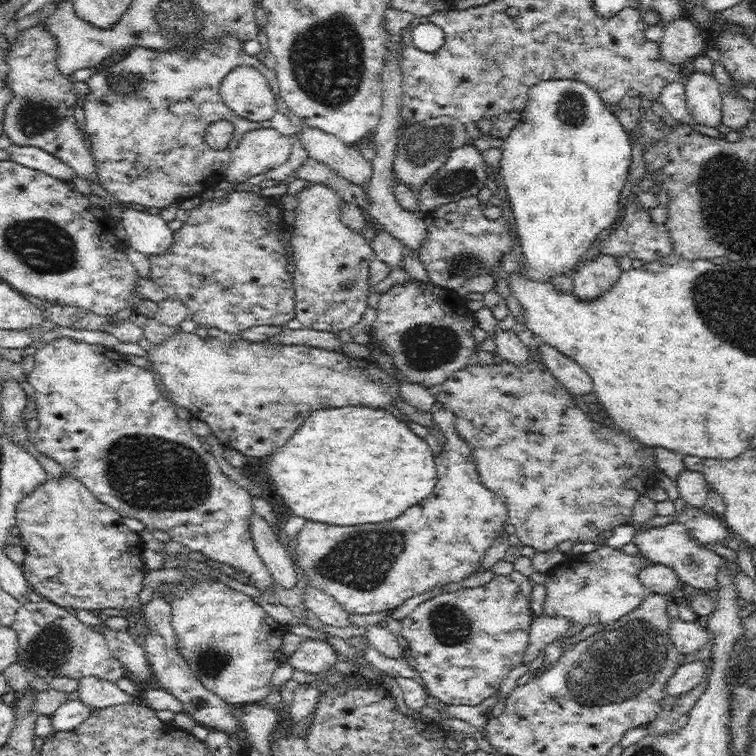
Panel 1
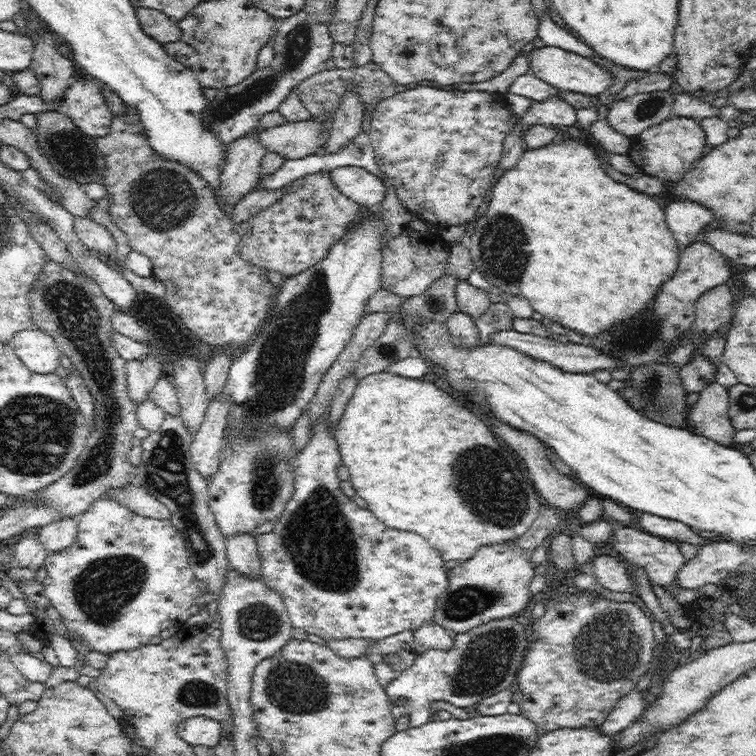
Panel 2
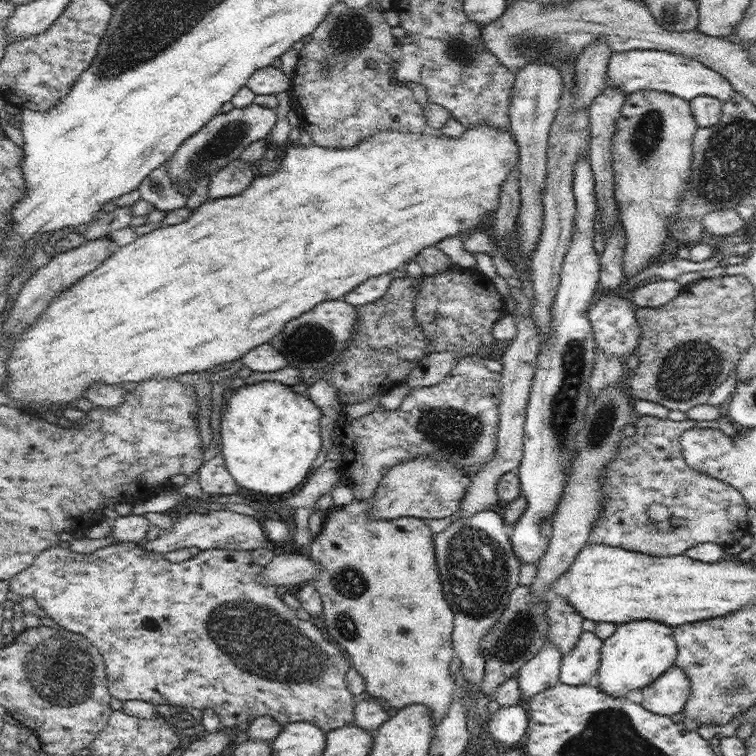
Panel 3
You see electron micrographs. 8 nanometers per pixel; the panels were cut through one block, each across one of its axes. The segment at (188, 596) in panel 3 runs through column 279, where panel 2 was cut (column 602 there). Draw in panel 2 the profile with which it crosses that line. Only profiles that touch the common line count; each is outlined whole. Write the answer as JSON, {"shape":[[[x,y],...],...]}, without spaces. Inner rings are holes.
{"shape":[[[596,591],[593,594],[571,594],[560,595],[557,598],[550,598],[545,604],[544,614],[537,619],[531,628],[538,631],[538,640],[529,644],[525,650],[522,666],[517,672],[517,682],[519,692],[522,693],[521,715],[531,720],[536,725],[539,736],[545,735],[556,729],[574,729],[574,728],[595,728],[606,720],[607,714],[613,710],[614,705],[626,694],[636,689],[636,684],[644,674],[651,673],[655,664],[654,647],[656,640],[654,639],[653,626],[651,623],[652,616],[647,616],[636,604],[629,602],[617,602],[608,598],[603,598]]]}

